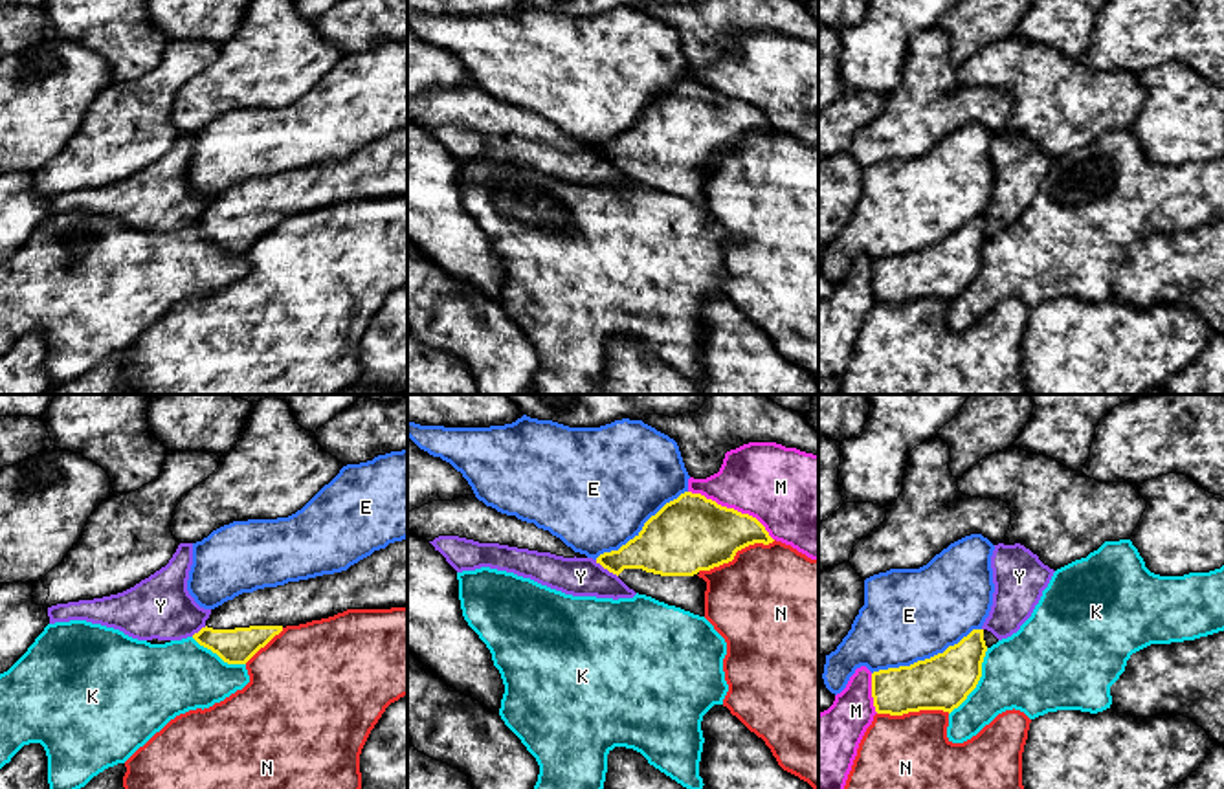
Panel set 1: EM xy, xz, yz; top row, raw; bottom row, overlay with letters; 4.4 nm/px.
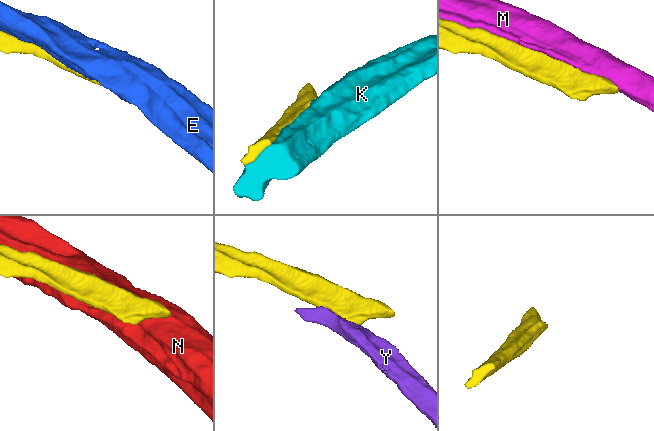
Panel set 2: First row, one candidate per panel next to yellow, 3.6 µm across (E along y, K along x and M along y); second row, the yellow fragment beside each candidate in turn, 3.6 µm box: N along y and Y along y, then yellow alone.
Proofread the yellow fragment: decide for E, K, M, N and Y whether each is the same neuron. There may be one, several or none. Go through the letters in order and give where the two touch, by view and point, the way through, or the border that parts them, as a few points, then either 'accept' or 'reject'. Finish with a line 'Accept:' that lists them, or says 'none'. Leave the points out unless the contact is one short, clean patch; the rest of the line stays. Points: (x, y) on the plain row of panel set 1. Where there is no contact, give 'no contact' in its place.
E: meets yellow in yz at (925, 248); reject
K: meets yellow in yz at (979, 268); reject
M: meets yellow in xz at (733, 98); reject
N: meets yellow in xz at (734, 144); reject
Y: meets yellow in xz at (606, 156); border along xz (595, 149), (617, 166); reject
Accept: none

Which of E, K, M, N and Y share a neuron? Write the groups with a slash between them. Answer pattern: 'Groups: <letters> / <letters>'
Groups: E / K / M / N / Y

